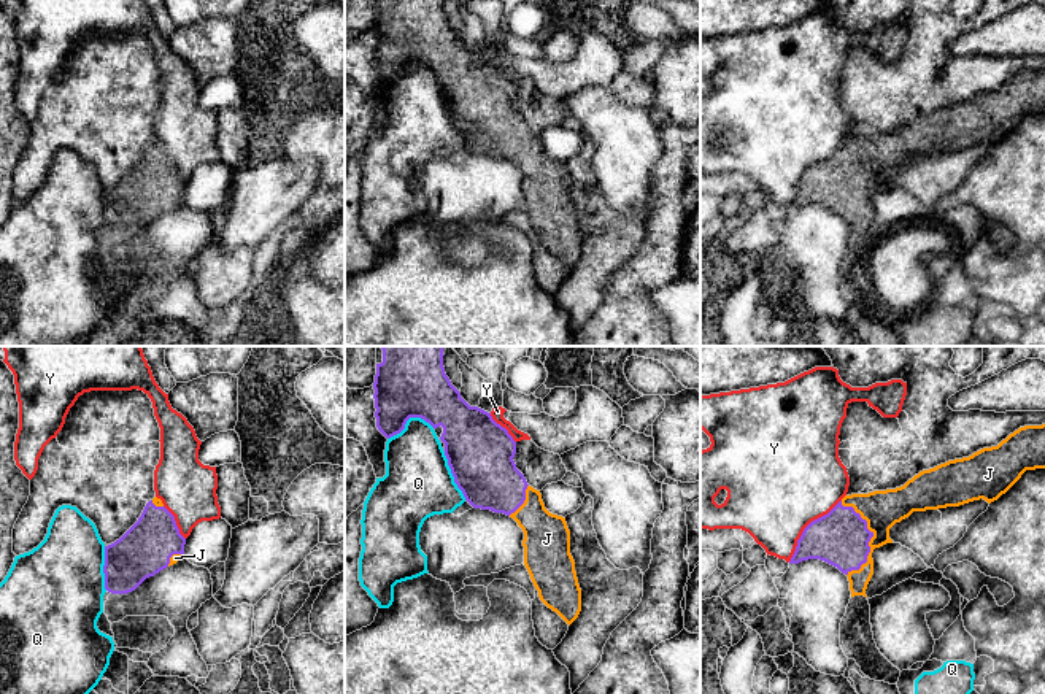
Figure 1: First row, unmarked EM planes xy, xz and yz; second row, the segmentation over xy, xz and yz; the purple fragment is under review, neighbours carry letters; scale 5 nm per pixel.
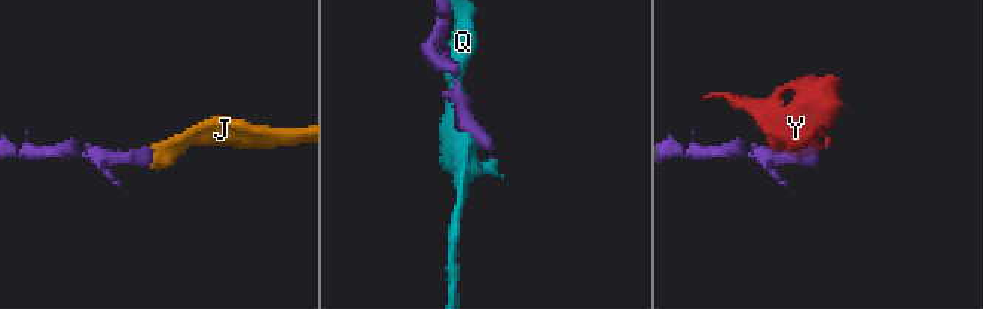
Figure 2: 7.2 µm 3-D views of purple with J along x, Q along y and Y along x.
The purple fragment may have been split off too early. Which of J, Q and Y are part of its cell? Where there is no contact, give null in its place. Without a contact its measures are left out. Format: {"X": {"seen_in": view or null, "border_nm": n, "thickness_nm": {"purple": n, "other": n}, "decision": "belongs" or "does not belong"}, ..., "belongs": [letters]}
{"J": {"seen_in": "yz", "border_nm": 380, "thickness_nm": {"purple": 280, "other": 190}, "decision": "belongs"}, "Q": {"seen_in": "xz", "border_nm": 240, "thickness_nm": {"purple": 360, "other": 300}, "decision": "does not belong"}, "Y": {"seen_in": "yz", "border_nm": 420, "thickness_nm": {"purple": 280, "other": 480}, "decision": "does not belong"}, "belongs": ["J"]}

